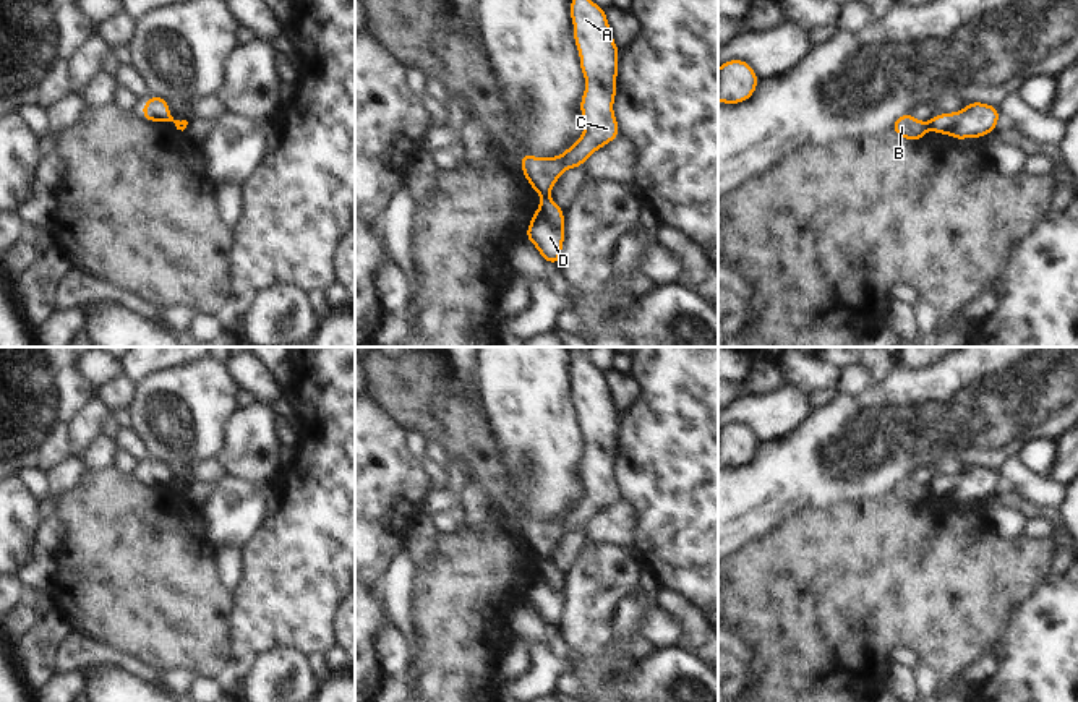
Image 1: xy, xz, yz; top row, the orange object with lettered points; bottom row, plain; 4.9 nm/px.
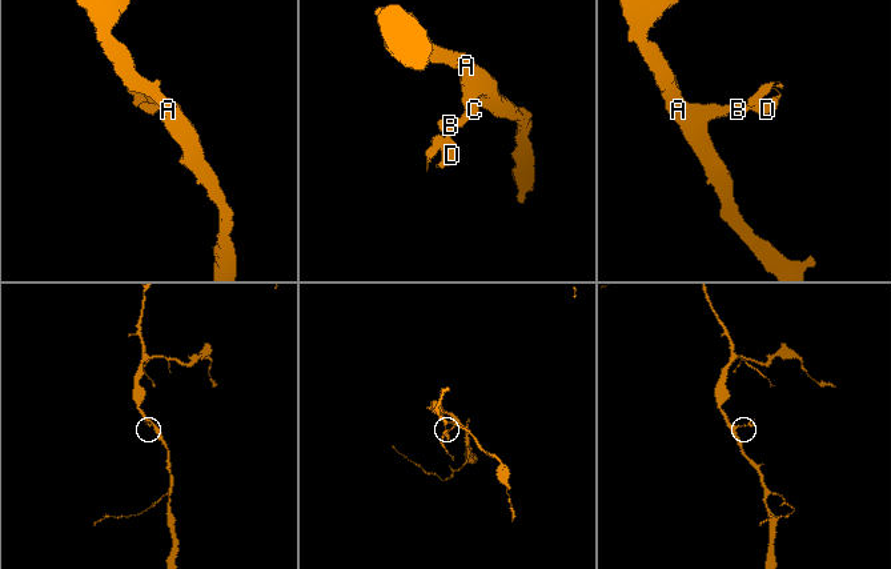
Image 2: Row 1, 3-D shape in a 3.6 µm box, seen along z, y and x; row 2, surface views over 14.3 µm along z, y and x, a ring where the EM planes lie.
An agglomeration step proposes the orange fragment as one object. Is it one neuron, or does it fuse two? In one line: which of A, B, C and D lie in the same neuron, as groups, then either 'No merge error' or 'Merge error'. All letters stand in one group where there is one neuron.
Groups: A B C / D. Merge error

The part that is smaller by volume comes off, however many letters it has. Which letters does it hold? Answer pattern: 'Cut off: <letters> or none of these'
Cut off: D

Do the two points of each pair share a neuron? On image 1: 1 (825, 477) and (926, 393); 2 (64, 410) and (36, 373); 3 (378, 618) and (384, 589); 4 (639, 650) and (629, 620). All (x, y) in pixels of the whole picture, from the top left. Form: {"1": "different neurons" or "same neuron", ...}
{"1": "same neuron", "2": "same neuron", "3": "different neurons", "4": "different neurons"}

